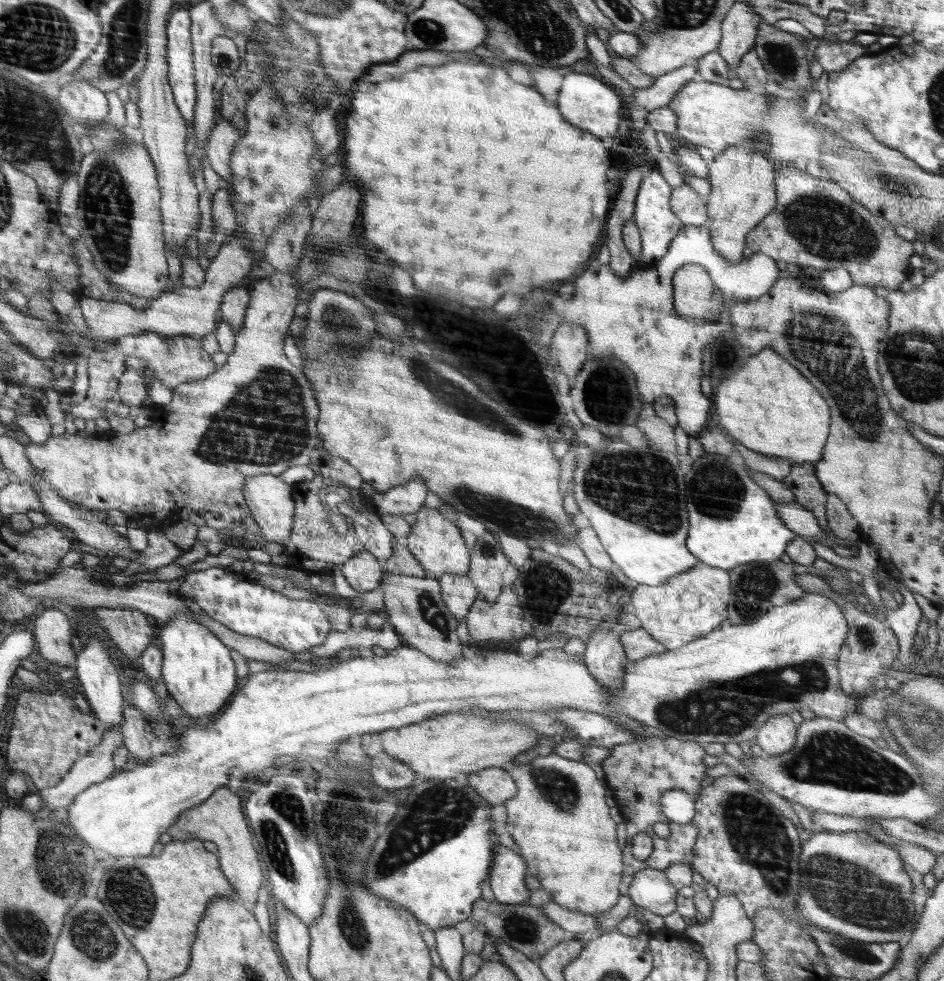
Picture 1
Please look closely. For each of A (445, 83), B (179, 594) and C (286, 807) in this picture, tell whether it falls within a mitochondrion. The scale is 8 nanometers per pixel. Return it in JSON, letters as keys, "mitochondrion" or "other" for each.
{"A":"other","B":"other","C":"mitochondrion"}

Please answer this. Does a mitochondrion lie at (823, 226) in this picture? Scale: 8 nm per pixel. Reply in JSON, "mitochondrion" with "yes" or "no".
{"mitochondrion":"yes"}

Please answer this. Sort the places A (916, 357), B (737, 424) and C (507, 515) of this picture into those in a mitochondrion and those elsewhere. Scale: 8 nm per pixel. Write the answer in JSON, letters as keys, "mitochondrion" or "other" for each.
{"A":"mitochondrion","B":"other","C":"mitochondrion"}

